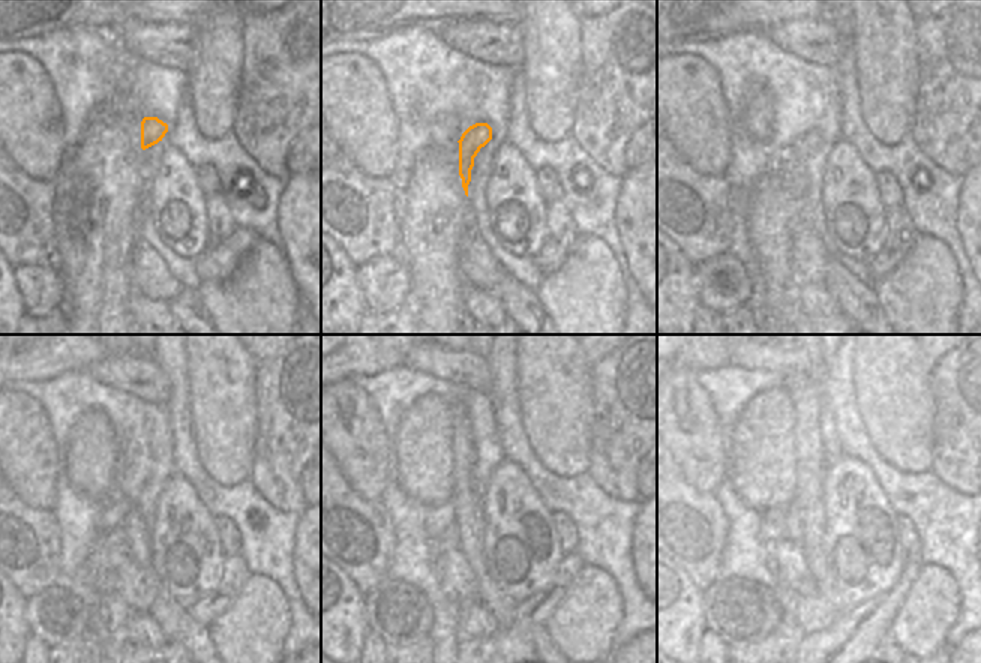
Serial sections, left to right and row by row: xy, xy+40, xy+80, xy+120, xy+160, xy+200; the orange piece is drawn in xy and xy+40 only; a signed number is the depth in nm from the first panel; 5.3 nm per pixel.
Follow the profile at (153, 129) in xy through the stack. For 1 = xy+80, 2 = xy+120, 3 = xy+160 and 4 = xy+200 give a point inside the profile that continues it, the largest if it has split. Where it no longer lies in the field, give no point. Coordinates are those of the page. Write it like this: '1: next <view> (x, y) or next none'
1: next xy+80 (791, 177)
2: next xy+120 (111, 515)
3: next xy+160 (440, 524)
4: next xy+200 (773, 528)

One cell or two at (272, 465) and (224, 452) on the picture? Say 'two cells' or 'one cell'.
two cells

